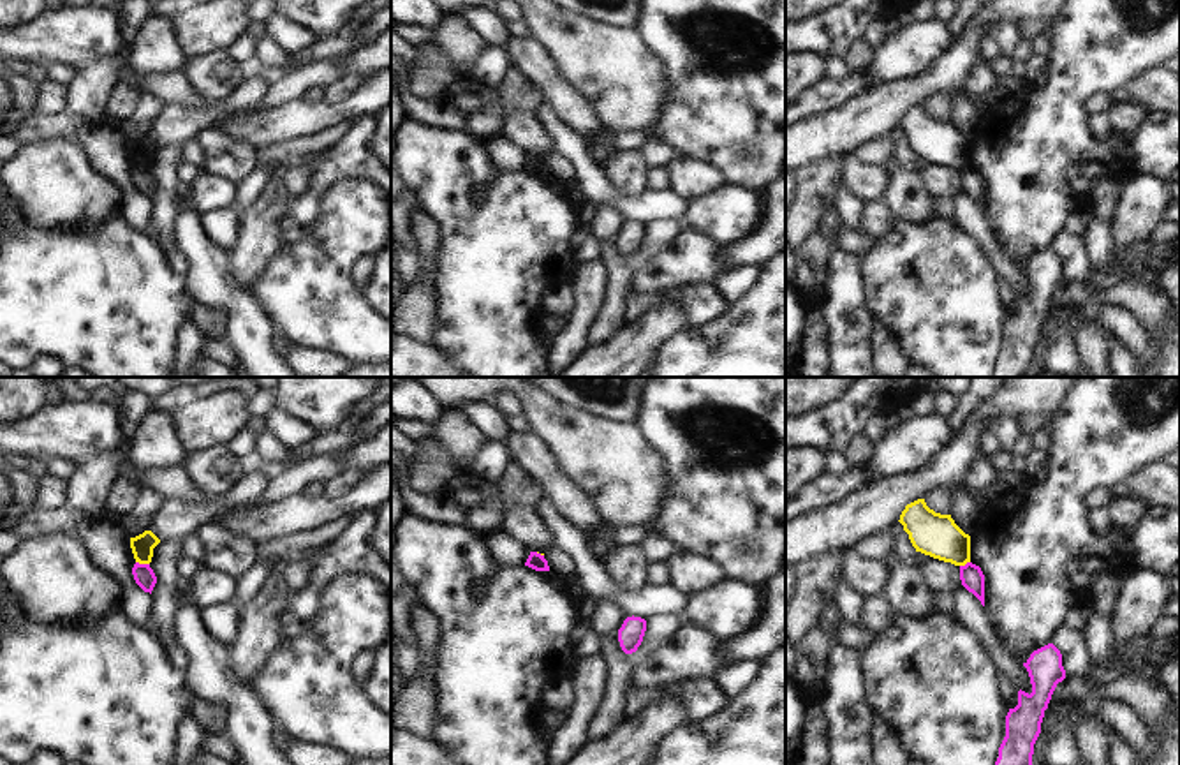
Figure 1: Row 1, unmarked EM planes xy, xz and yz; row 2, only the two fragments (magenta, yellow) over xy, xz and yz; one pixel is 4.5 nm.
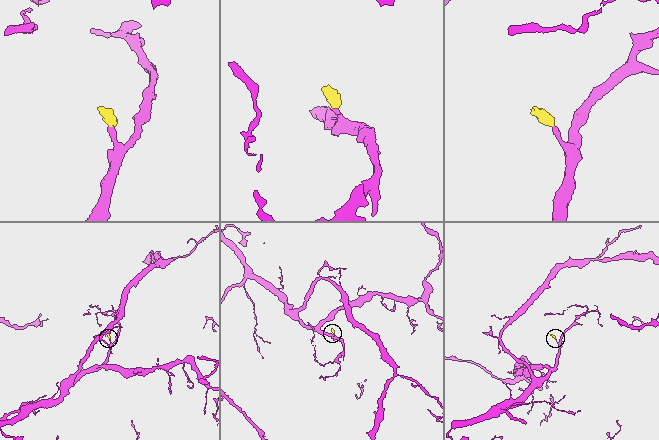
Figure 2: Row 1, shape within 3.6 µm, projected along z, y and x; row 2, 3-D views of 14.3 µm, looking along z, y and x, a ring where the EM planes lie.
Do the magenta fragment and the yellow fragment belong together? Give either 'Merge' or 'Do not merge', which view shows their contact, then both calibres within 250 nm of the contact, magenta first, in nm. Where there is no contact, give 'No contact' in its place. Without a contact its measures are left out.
Do not merge. Touches magenta in xy. Thickness 90 nm (magenta) against 100 nm.

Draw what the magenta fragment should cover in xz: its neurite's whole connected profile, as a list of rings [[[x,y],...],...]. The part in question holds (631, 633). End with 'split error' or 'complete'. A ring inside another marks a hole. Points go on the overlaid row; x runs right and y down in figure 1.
[[[627,617],[618,629],[618,642],[625,654],[632,654],[643,642],[646,620],[641,617]]] | complete

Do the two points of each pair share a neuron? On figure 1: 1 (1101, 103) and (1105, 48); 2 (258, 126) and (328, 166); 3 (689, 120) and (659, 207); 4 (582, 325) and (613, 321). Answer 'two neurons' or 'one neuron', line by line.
1: two neurons
2: two neurons
3: two neurons
4: two neurons

